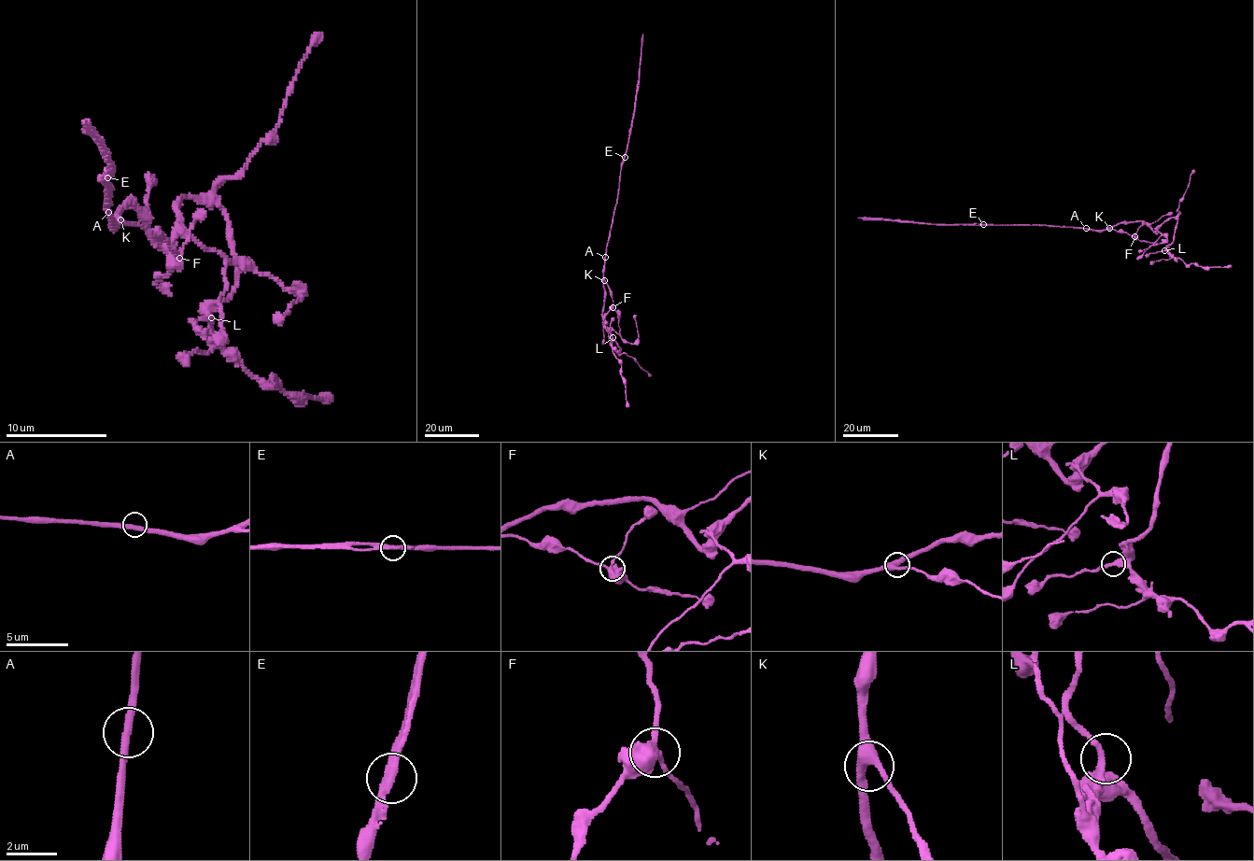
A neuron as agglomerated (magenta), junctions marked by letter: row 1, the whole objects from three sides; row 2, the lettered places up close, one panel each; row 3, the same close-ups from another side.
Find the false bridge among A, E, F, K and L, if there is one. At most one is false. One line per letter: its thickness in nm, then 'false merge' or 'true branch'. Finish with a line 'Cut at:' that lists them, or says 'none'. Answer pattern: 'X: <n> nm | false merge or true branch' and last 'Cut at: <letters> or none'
A: 360 nm | true branch
E: 360 nm | false merge
F: 440 nm | true branch
K: 400 nm | true branch
L: 320 nm | true branch
Cut at: E

